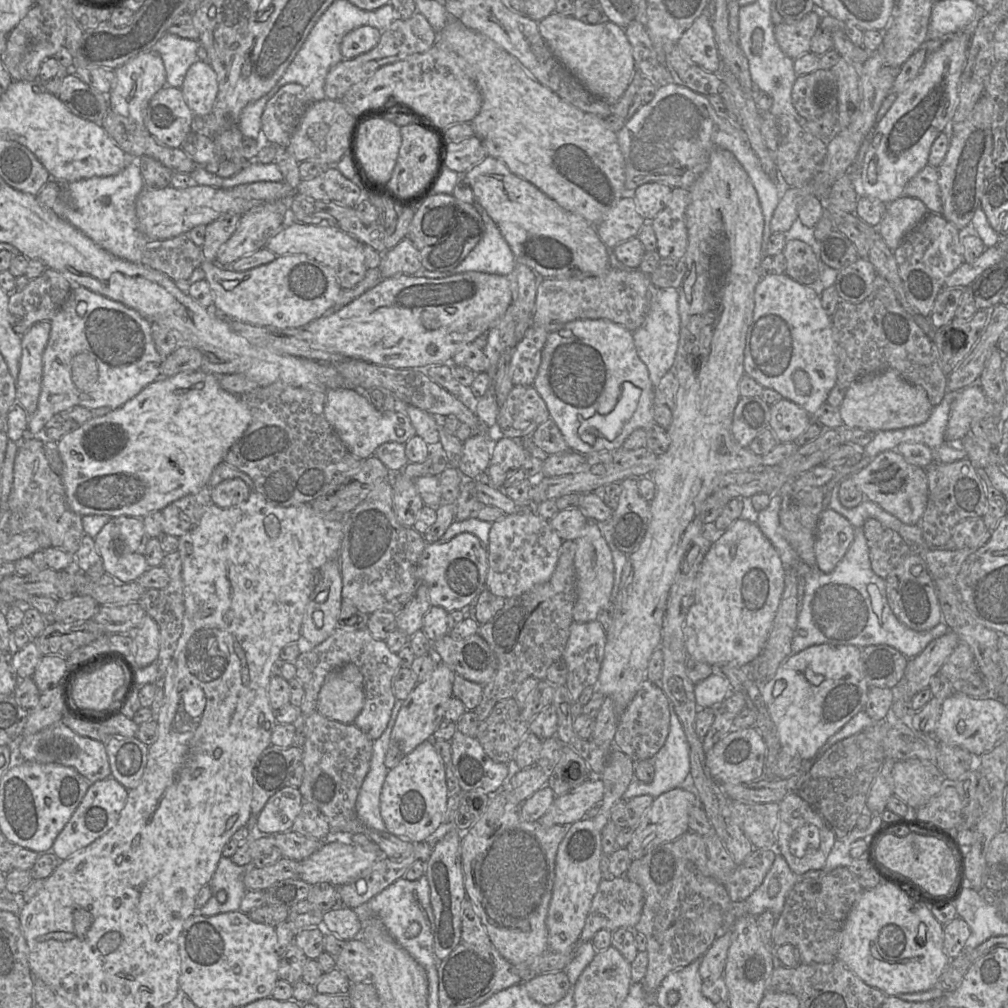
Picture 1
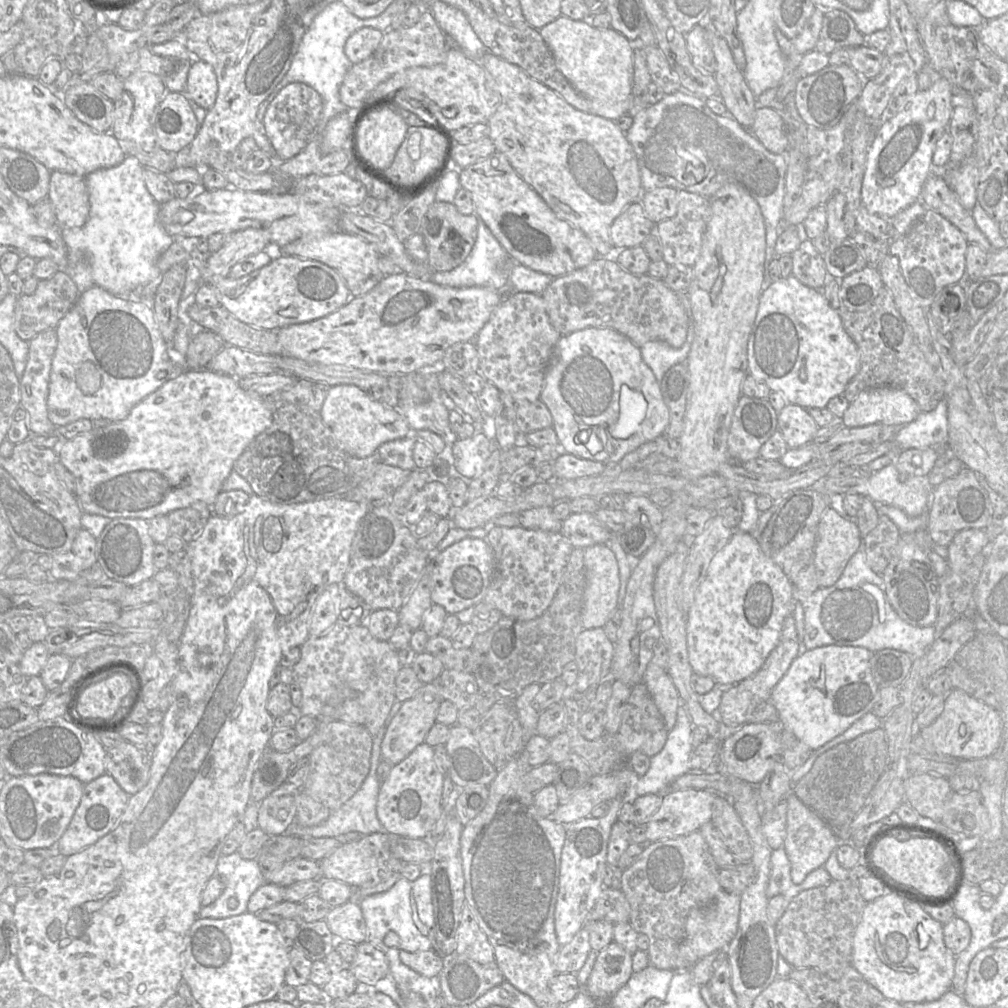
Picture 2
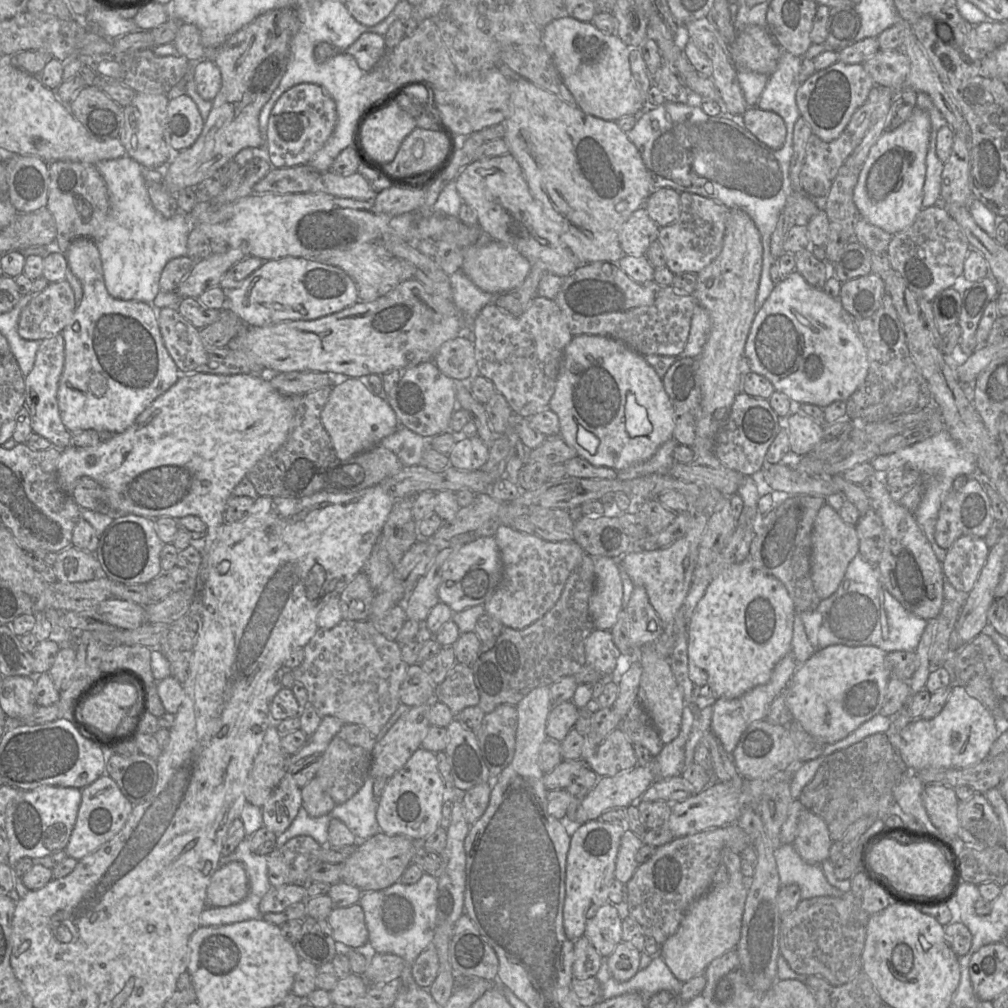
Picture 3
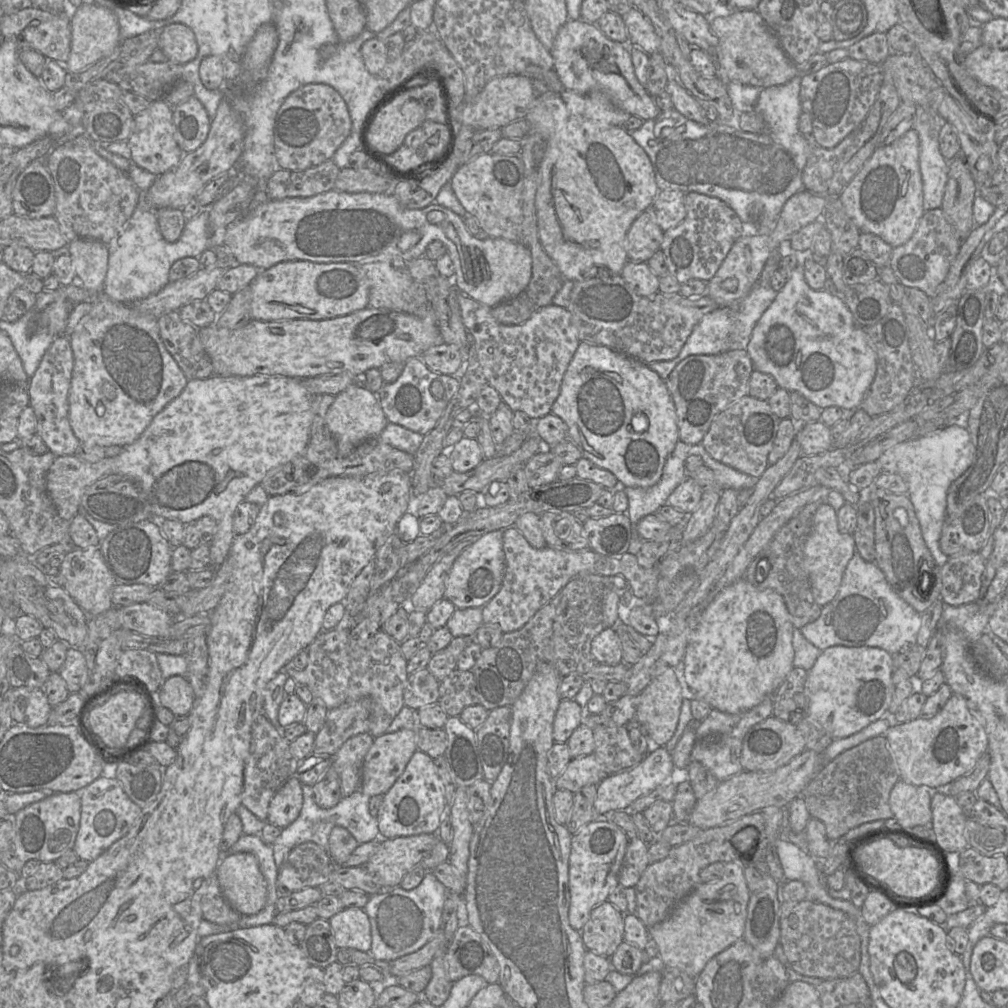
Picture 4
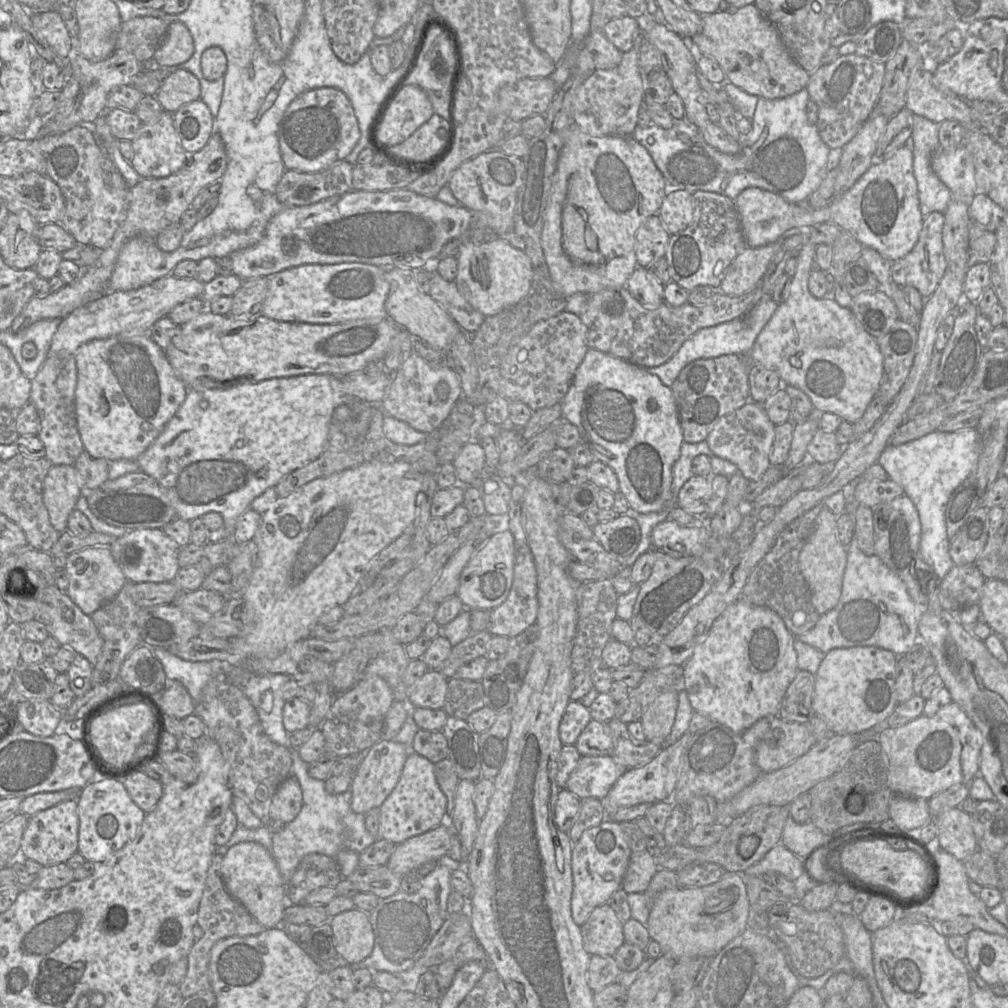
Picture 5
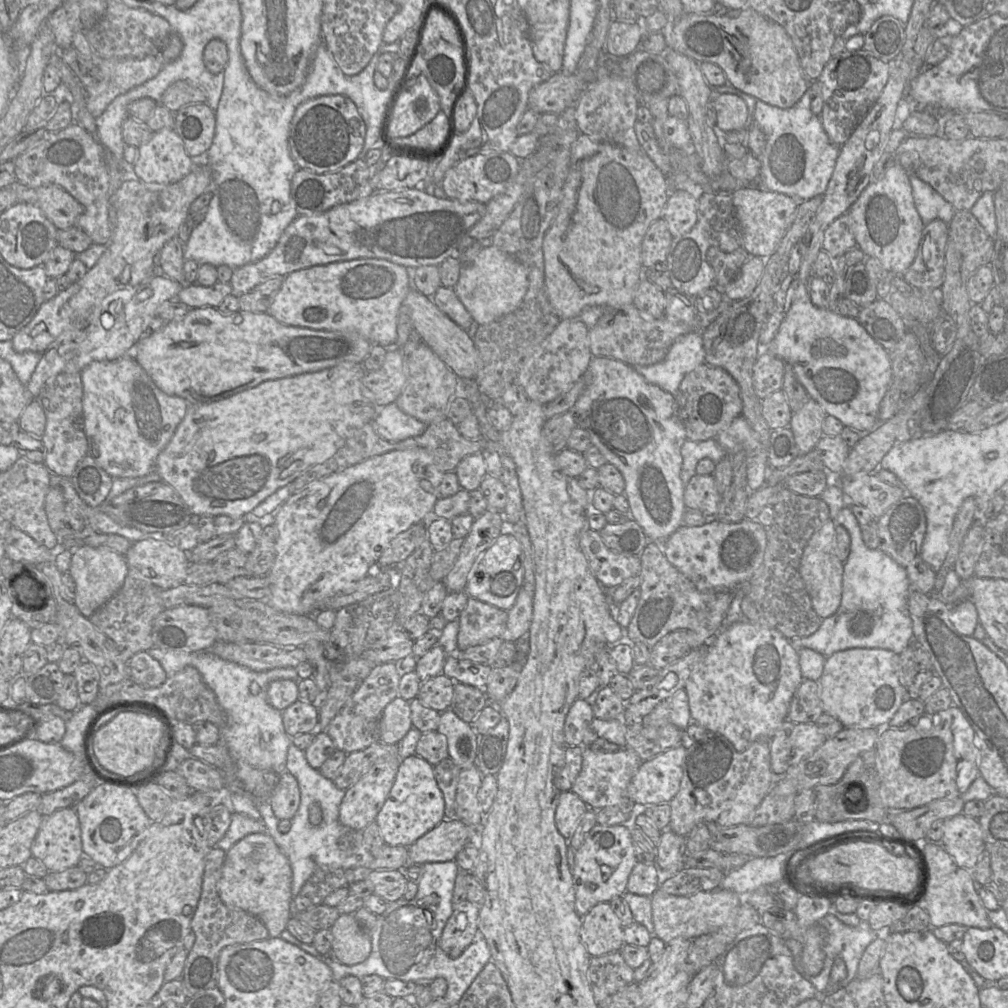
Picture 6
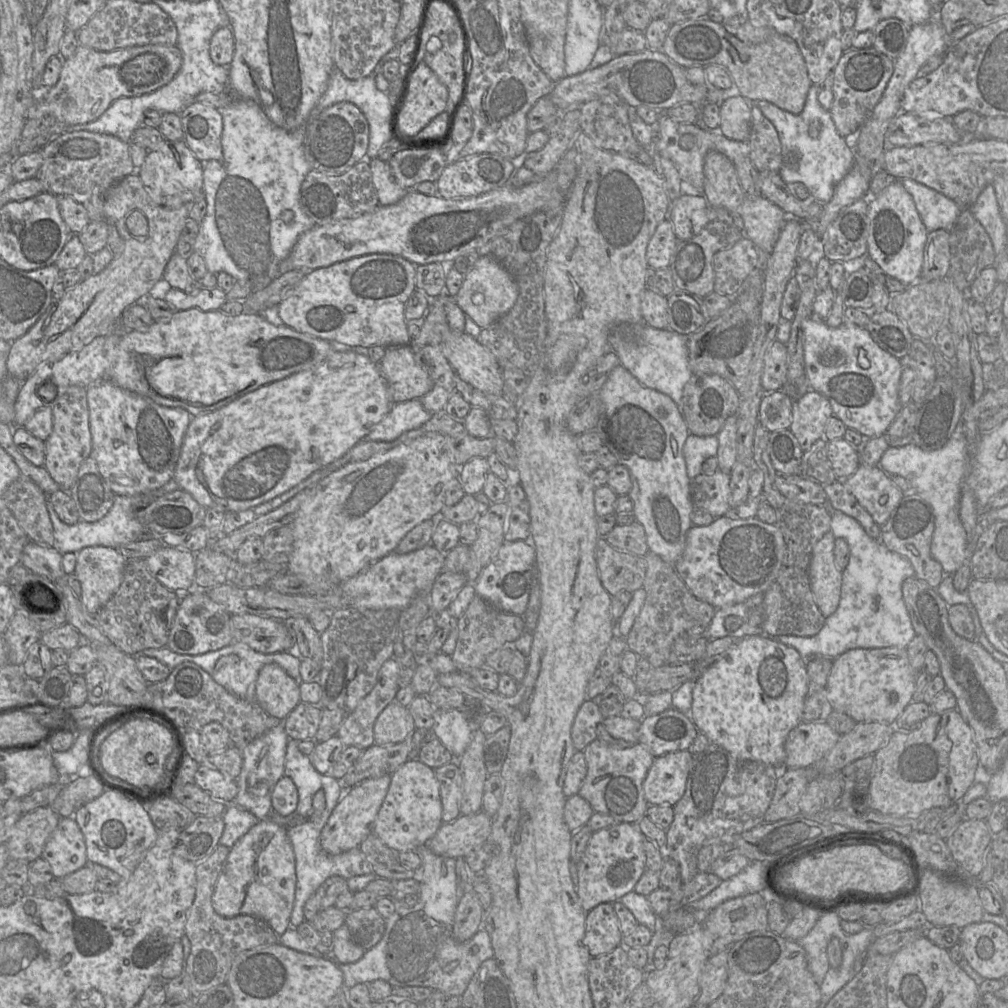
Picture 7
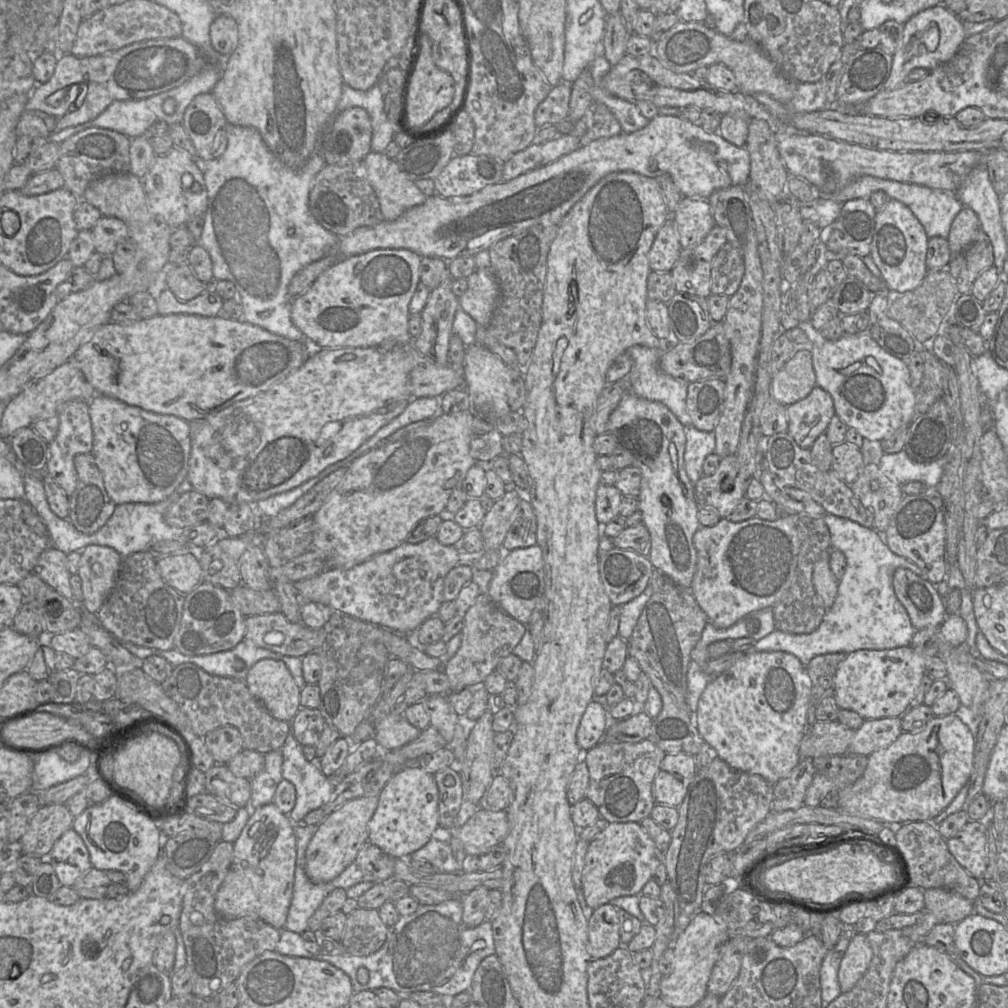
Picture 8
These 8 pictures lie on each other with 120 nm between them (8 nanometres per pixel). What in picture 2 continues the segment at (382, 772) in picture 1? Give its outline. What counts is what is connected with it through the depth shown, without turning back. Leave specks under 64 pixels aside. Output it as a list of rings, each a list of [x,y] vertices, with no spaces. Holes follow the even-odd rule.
[[[399,700],[395,701],[384,725],[382,726],[378,734],[374,737],[369,774],[364,780],[364,782],[362,783],[359,790],[354,794],[354,796],[350,798],[347,802],[345,802],[339,809],[332,811],[328,819],[326,819],[324,822],[320,823],[319,825],[305,827],[294,822],[290,826],[289,835],[299,836],[302,838],[303,837],[340,838],[349,832],[359,832],[364,836],[372,834],[372,833],[388,833],[388,831],[381,824],[377,816],[377,803],[378,803],[378,797],[379,797],[380,788],[382,784],[382,782],[380,782],[380,780],[378,779],[377,769],[382,759],[381,758],[381,744],[382,744],[383,738],[394,716],[401,708],[402,703],[403,702],[400,702]]]

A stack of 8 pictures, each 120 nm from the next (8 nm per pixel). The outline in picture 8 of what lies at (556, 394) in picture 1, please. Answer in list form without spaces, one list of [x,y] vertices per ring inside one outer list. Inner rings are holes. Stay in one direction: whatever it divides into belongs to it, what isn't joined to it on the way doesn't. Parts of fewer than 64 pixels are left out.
[[[628,392],[610,415],[606,433],[616,437],[619,445],[632,455],[632,466],[641,471],[640,494],[637,497],[638,510],[642,513],[643,524],[651,537],[651,550],[648,555],[651,564],[677,584],[690,589],[697,566],[693,535],[700,527],[698,520],[700,507],[695,497],[694,484],[688,478],[684,466],[685,427],[661,402],[647,400]]]

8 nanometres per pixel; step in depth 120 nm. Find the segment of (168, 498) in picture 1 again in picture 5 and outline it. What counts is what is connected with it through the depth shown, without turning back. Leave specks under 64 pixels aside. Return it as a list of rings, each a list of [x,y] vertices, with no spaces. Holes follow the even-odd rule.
[[[303,374],[290,377],[279,377],[263,380],[257,383],[247,383],[231,389],[189,389],[184,402],[180,405],[174,416],[168,421],[160,435],[153,443],[137,458],[141,472],[153,477],[167,492],[177,517],[183,520],[192,521],[202,517],[208,512],[219,513],[225,527],[232,535],[237,520],[241,514],[250,508],[252,501],[261,495],[268,488],[275,487],[278,482],[287,474],[299,469],[317,459],[327,445],[330,423],[336,407],[348,399],[357,399],[342,391],[342,383],[339,376],[325,374]],[[74,465],[51,466],[43,483],[43,502],[59,533],[66,531],[68,517],[82,494],[82,479]]]

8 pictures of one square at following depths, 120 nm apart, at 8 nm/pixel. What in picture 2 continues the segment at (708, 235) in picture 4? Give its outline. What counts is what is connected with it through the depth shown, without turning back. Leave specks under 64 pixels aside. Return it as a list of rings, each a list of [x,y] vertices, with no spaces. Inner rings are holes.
[[[678,190],[677,213],[674,217],[655,225],[655,234],[659,237],[663,260],[667,265],[682,264],[693,267],[700,255],[703,236],[709,219],[709,199],[699,194]]]

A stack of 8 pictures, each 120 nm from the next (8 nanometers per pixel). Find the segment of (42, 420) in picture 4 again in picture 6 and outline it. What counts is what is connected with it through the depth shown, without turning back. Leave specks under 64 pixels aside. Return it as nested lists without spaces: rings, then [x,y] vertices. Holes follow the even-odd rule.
[[[60,373],[48,381],[35,398],[44,410],[46,425],[41,441],[46,449],[44,464],[48,470],[64,478],[71,478],[78,463],[88,454],[84,431],[83,384],[81,373]]]

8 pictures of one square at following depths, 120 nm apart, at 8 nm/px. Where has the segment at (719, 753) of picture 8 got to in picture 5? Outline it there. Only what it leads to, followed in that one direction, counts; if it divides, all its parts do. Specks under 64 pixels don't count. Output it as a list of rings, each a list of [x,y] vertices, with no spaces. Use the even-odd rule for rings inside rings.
[[[742,599],[728,606],[683,665],[685,690],[693,710],[735,733],[744,732],[761,718],[778,716],[785,692],[799,670],[795,639],[782,618],[768,607],[751,605]]]

